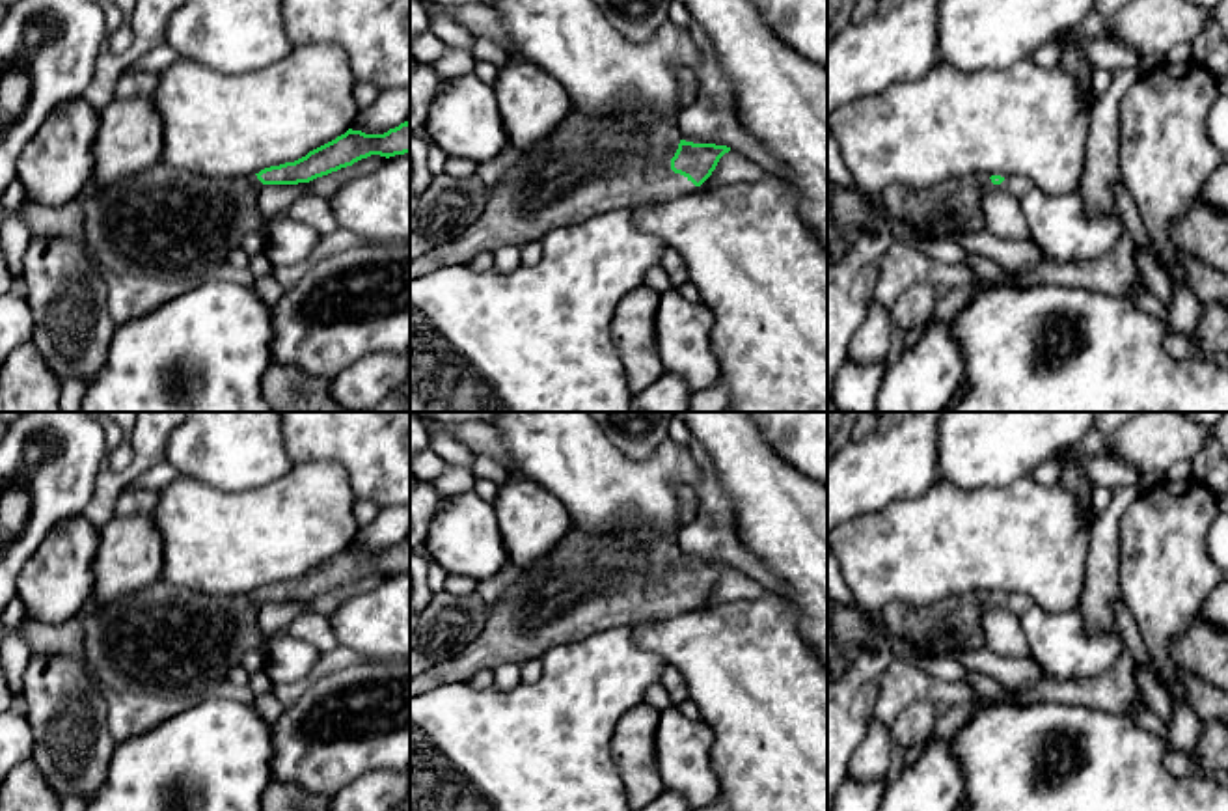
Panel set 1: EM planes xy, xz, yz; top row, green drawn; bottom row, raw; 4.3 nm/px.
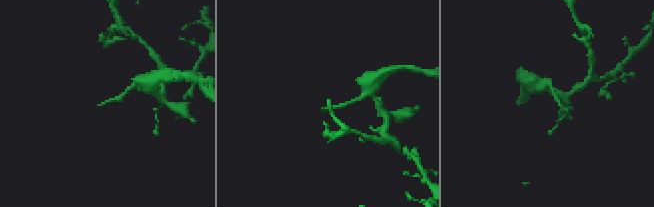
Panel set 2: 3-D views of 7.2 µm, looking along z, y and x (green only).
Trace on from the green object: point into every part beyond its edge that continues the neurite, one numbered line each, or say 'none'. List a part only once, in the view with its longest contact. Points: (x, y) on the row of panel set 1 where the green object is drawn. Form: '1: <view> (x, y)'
1: xz (587, 166)

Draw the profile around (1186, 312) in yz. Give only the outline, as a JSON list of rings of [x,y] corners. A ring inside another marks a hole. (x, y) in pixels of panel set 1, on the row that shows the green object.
[[[1187,283],[1172,285],[1172,306],[1167,309],[1170,330],[1193,337],[1204,313],[1204,302],[1187,287]]]

